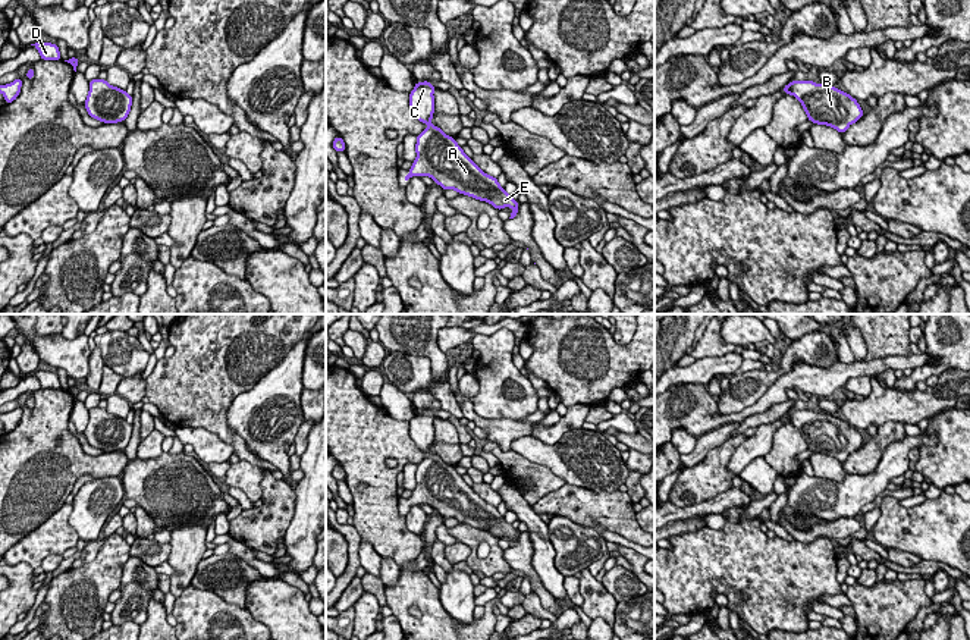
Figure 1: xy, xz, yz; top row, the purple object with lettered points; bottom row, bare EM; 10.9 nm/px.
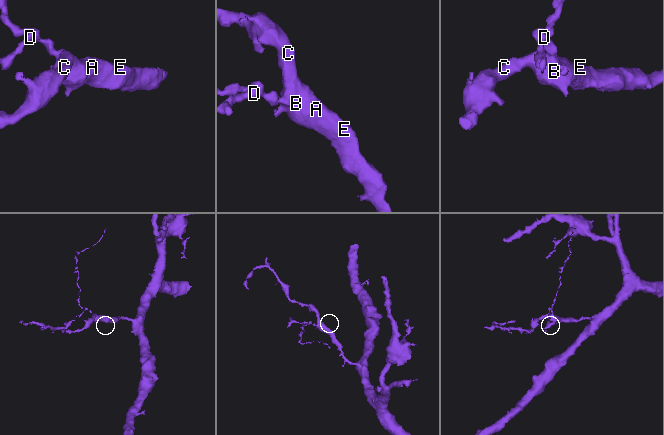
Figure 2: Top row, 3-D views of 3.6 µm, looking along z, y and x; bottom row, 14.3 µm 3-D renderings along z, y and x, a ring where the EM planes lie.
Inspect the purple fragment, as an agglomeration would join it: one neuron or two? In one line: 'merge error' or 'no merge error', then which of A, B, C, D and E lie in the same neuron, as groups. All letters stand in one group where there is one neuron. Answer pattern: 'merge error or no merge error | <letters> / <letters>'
no merge error | A B C D E

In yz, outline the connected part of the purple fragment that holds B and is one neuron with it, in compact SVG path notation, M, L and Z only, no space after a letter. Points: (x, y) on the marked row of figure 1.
M791 81L782 90L785 95L791 94L801 103L810 122L831 126L841 134L863 117L857 100L829 84Z

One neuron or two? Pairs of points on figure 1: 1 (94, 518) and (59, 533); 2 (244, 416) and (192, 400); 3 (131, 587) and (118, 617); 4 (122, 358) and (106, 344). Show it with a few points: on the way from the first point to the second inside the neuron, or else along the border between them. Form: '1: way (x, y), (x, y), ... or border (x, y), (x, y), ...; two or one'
1: border (71, 505), (72, 511), (68, 524), (79, 537); two
2: border (253, 388), (226, 413), (242, 439); two
3: way (131, 595), (131, 601), (122, 609); one
4: way (118, 354), (110, 347); one

